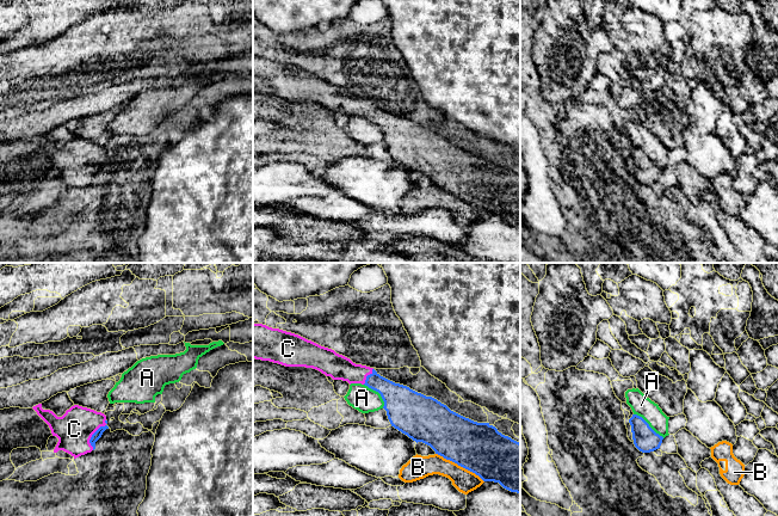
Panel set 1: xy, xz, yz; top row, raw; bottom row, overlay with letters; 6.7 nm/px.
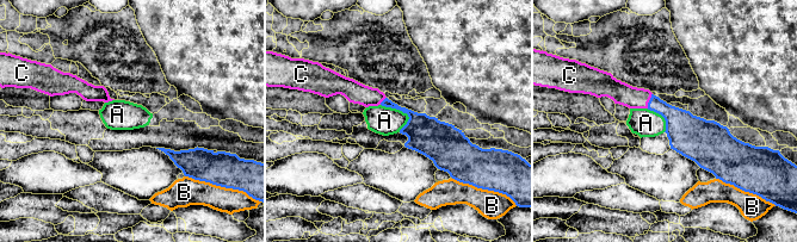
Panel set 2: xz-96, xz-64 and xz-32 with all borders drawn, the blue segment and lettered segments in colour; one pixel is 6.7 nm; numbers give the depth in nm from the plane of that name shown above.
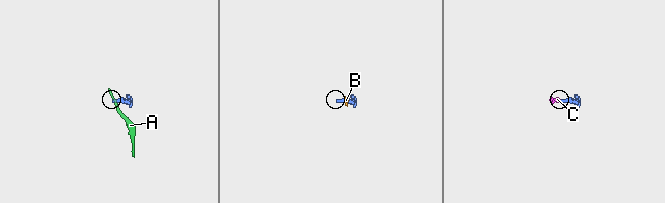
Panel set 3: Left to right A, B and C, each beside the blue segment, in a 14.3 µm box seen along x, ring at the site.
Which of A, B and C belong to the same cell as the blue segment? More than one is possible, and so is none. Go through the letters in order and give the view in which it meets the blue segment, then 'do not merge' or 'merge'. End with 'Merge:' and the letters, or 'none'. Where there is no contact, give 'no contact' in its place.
A: contact in yz; do not merge
B: contact in xz; do not merge
C: contact in xy; merge
Merge: C

